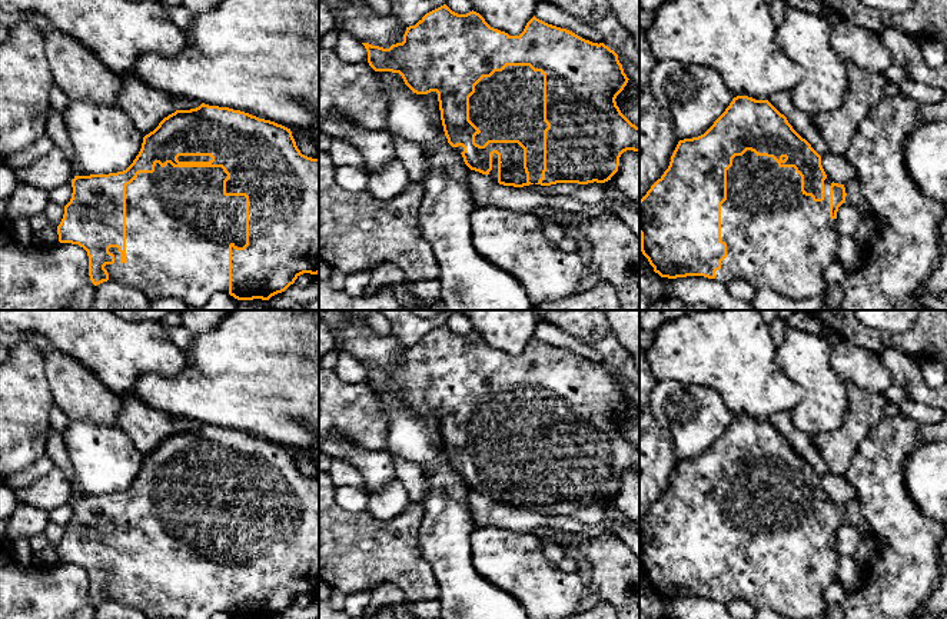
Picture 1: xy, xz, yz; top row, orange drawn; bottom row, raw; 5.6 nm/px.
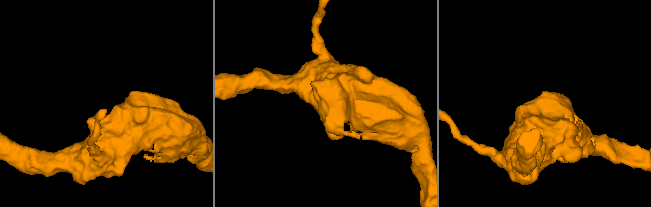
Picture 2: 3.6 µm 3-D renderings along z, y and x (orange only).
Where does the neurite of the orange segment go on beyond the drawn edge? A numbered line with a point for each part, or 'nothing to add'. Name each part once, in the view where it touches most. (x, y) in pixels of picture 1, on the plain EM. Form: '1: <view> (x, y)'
1: xy (179, 545)

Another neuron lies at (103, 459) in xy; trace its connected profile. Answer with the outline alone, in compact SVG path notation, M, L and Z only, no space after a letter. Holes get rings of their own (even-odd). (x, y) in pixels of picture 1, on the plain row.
M70 420L62 436L76 496L123 492L142 469L143 453L117 426Z

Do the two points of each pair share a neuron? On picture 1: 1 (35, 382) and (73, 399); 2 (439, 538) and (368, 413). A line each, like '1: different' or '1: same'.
1: different
2: different

